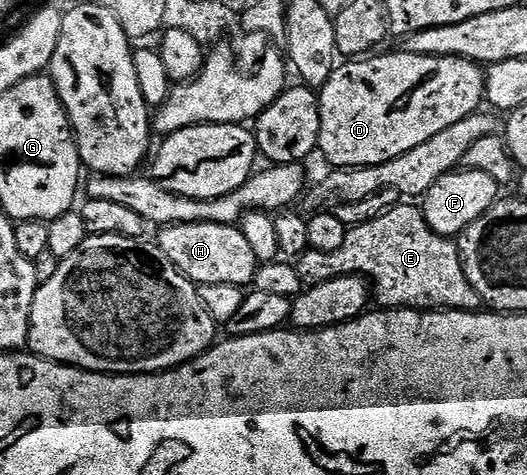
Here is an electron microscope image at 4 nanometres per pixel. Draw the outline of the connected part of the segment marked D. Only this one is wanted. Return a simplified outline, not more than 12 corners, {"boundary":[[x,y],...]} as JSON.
{"boundary":[[353,58],[319,89],[334,169],[399,158],[478,111],[473,60]]}

